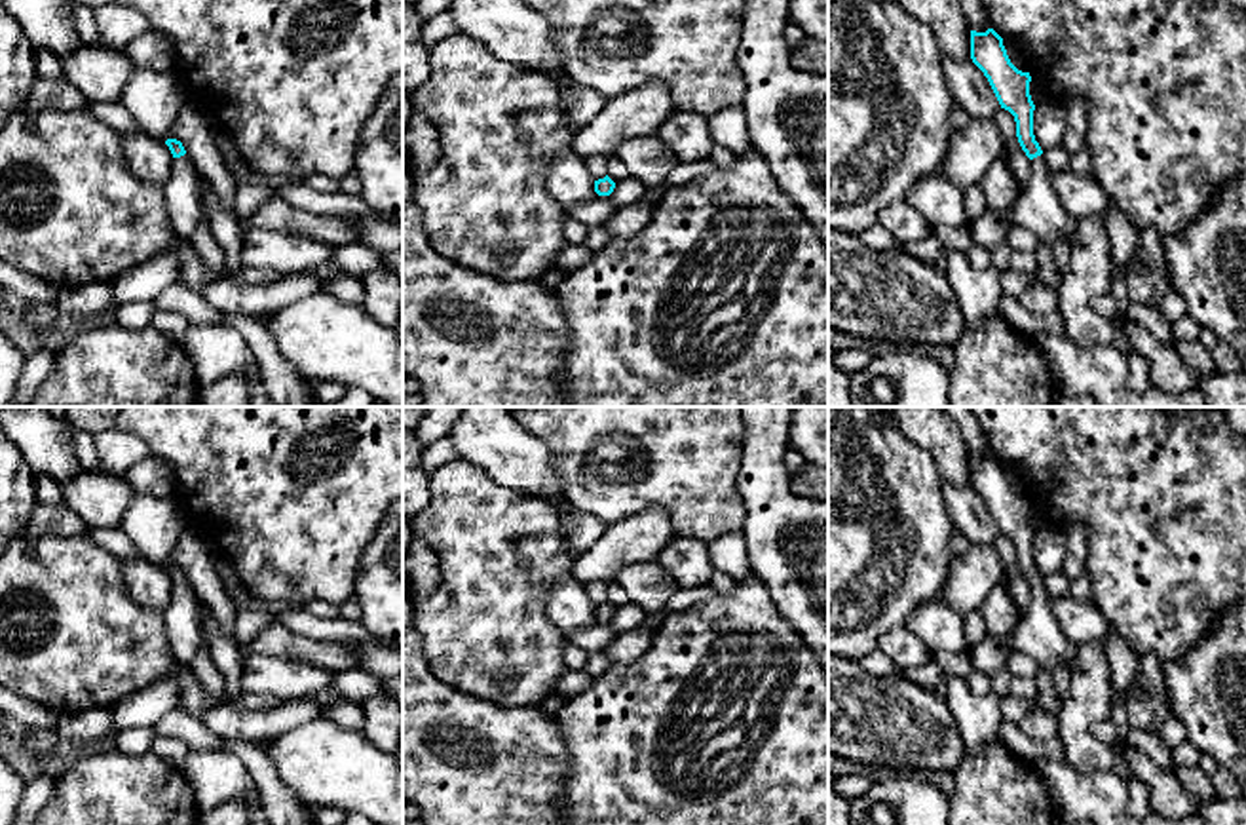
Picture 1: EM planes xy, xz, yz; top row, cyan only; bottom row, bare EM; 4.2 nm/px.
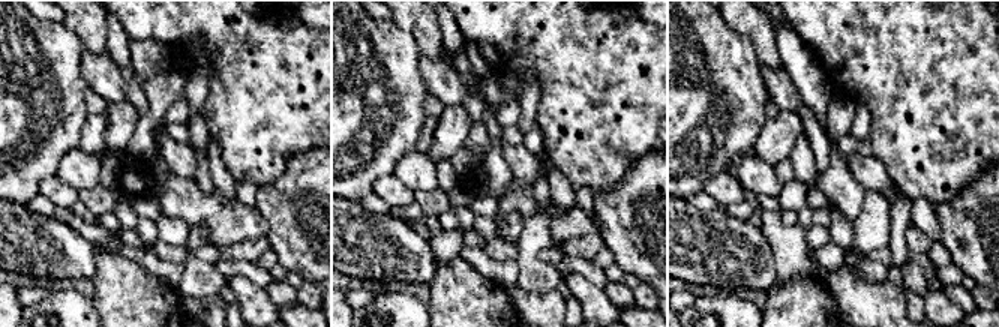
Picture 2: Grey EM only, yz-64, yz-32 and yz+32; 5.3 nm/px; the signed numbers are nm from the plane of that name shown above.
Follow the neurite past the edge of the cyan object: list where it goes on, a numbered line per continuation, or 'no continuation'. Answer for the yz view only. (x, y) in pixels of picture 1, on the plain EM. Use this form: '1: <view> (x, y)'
1: yz (1038, 633)

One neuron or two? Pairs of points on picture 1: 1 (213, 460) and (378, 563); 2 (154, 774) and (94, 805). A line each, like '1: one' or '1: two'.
1: two
2: one

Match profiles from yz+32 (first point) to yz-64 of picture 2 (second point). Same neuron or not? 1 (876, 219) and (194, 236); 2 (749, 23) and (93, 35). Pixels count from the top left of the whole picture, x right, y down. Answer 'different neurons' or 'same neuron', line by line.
1: same neuron
2: same neuron

